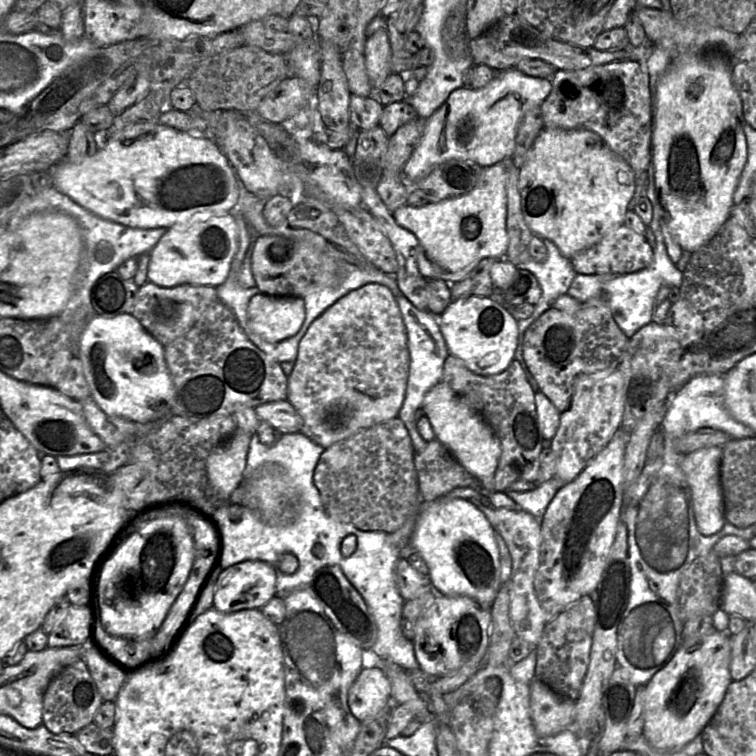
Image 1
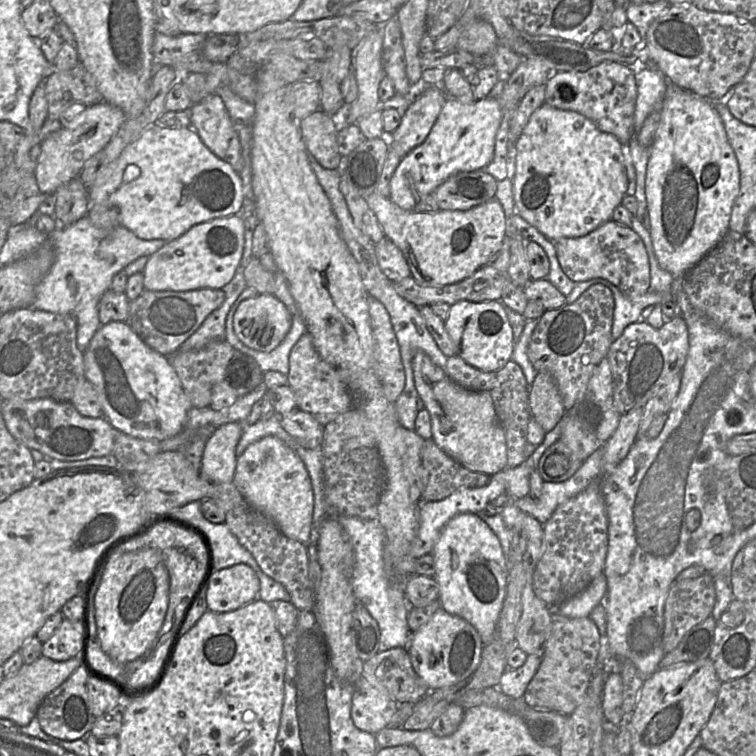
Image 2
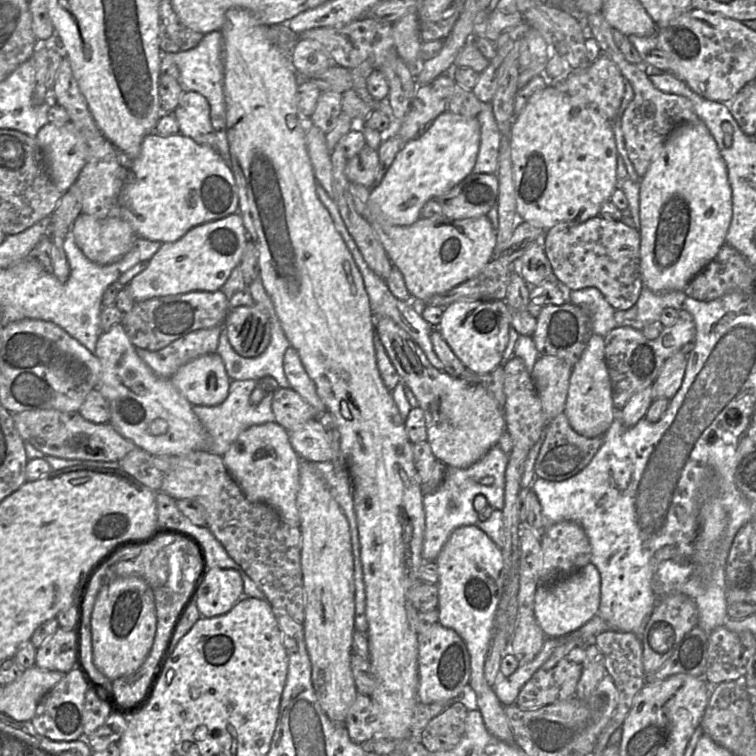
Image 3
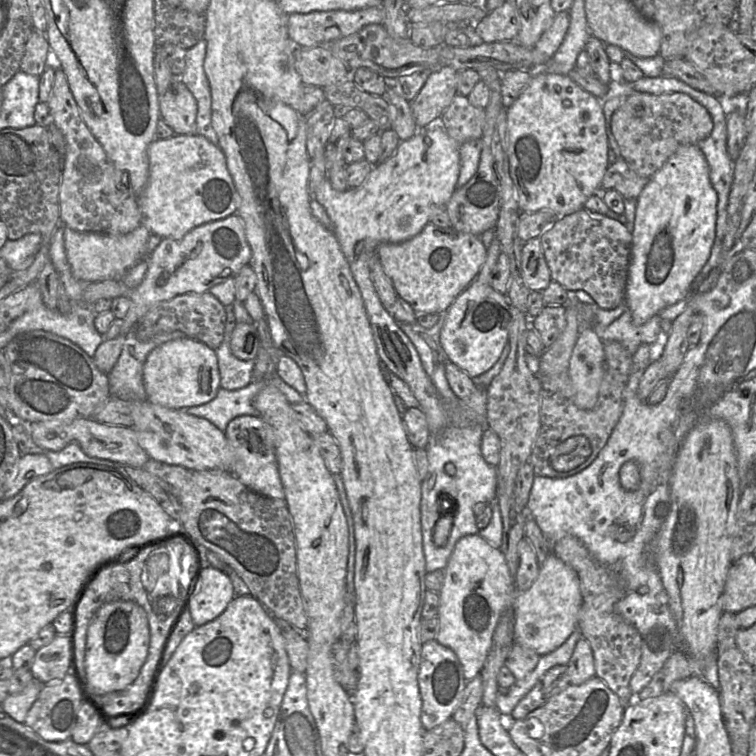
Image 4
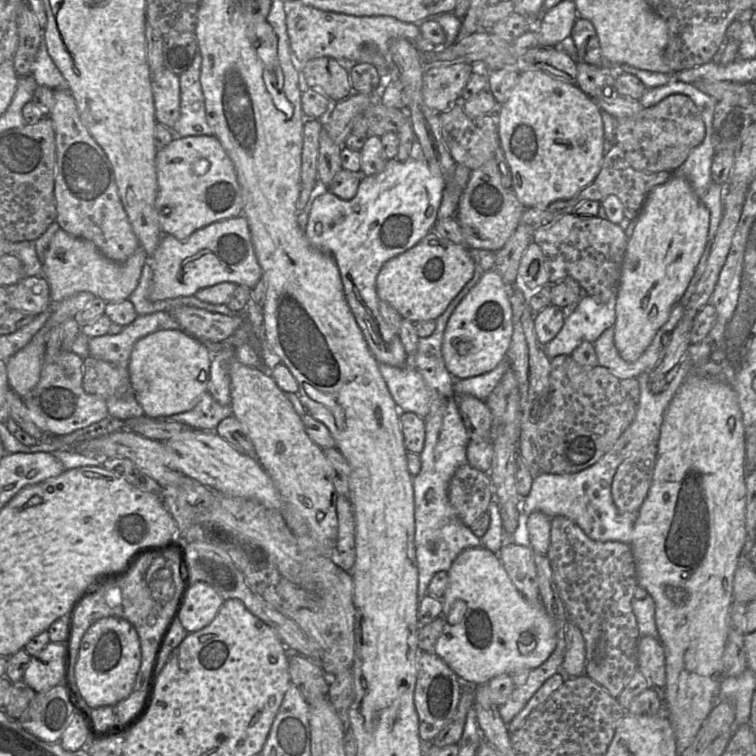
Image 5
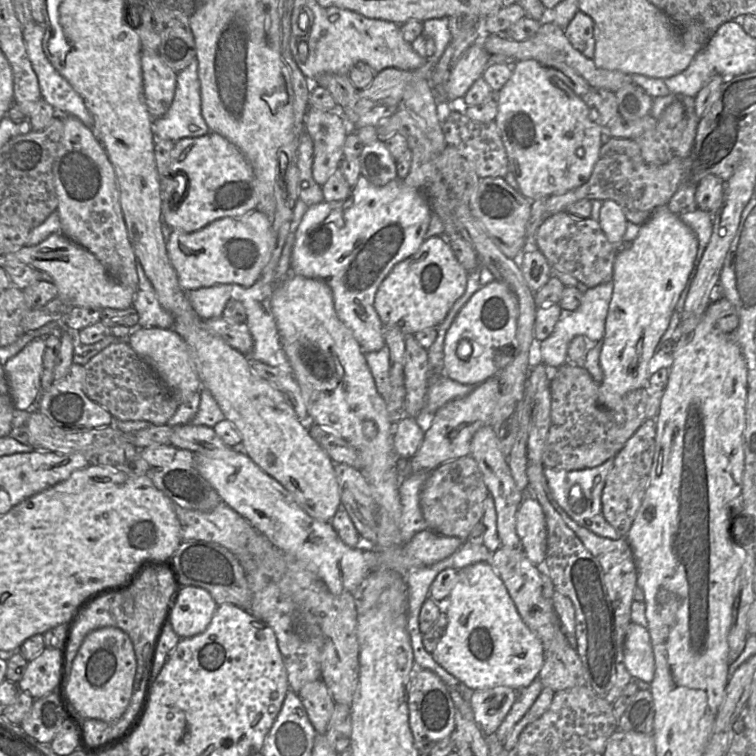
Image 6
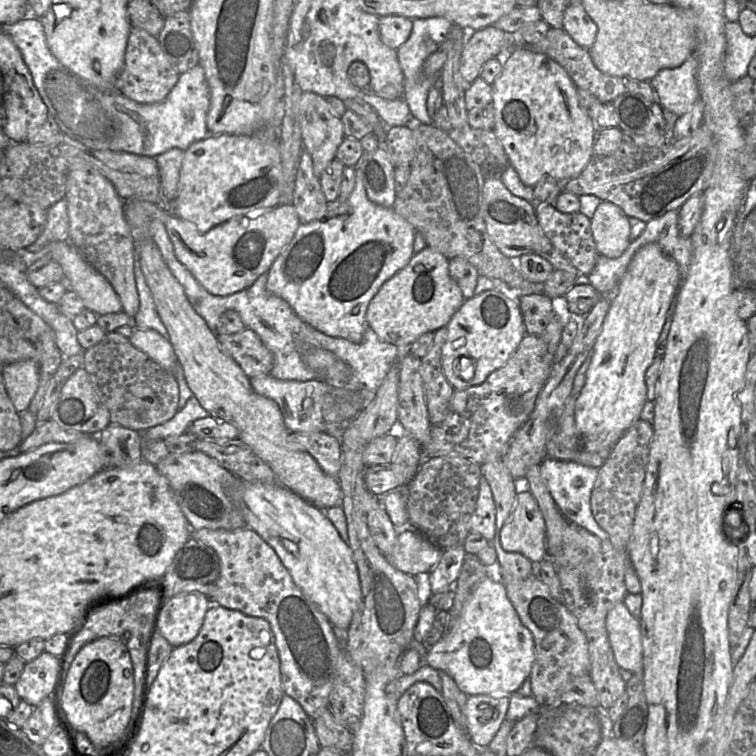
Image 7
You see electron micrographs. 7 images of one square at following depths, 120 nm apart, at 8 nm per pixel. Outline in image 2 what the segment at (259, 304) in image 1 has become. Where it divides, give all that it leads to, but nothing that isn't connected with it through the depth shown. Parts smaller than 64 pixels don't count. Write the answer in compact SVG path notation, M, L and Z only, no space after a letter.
M272 294L243 300L233 317L237 338L247 347L270 352L286 337L292 324L287 307Z

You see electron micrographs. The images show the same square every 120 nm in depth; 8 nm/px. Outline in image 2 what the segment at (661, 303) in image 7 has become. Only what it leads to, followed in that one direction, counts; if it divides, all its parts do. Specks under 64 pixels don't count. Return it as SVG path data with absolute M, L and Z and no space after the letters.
M668 88L650 148L645 193L655 256L673 279L698 264L729 231L740 174L714 104L681 88Z

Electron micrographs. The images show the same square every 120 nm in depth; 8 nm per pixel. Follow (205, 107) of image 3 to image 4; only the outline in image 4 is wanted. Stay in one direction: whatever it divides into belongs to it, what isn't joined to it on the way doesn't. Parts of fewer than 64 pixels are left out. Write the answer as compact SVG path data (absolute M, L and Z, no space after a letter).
M174 78L167 91L159 95L159 111L174 134L197 135L197 102L179 78Z

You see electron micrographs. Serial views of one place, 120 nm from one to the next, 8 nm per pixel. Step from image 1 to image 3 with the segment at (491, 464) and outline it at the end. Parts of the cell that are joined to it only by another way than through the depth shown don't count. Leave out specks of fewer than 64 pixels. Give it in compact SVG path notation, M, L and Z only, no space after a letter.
M376 318L375 331L400 380L411 390L419 403L419 408L424 412L427 441L437 460L442 461L448 467L467 468L479 461L492 447L497 446L501 435L505 432L503 409L497 405L485 387L453 378L444 370L439 371L434 368L418 344L391 318Z

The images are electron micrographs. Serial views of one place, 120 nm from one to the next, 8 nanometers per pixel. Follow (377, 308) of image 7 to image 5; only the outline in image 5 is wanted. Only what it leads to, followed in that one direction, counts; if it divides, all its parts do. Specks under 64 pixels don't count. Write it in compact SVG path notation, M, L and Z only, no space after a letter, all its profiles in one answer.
M432 229L420 242L404 253L387 261L376 279L376 291L380 301L395 309L403 319L413 323L436 320L446 310L451 301L472 279L475 261L466 245L455 244Z

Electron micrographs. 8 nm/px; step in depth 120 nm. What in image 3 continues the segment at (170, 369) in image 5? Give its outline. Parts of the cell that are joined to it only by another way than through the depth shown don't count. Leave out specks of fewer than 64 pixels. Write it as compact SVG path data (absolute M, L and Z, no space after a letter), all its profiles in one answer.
M217 353L187 362L169 379L192 405L200 406L217 406L224 402L231 382Z

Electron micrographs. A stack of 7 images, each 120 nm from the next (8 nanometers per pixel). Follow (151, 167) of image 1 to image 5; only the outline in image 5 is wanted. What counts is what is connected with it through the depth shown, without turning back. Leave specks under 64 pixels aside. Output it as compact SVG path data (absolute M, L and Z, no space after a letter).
M175 136L167 146L157 151L155 165L158 183L155 208L164 234L185 240L214 222L242 215L244 203L234 165L215 136Z

